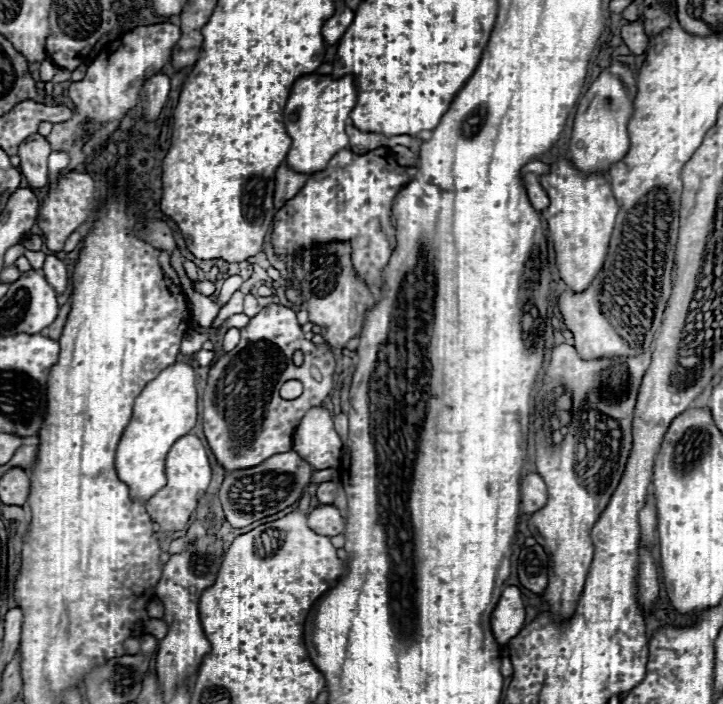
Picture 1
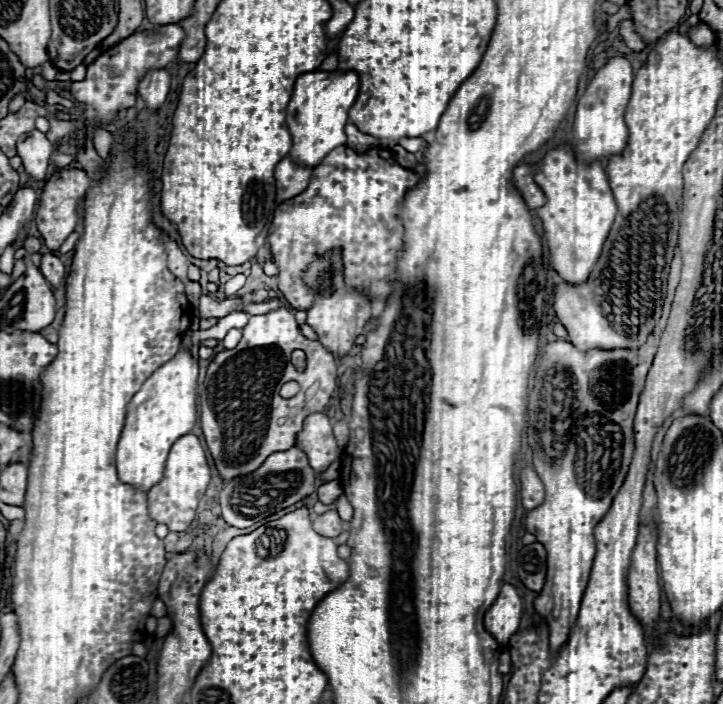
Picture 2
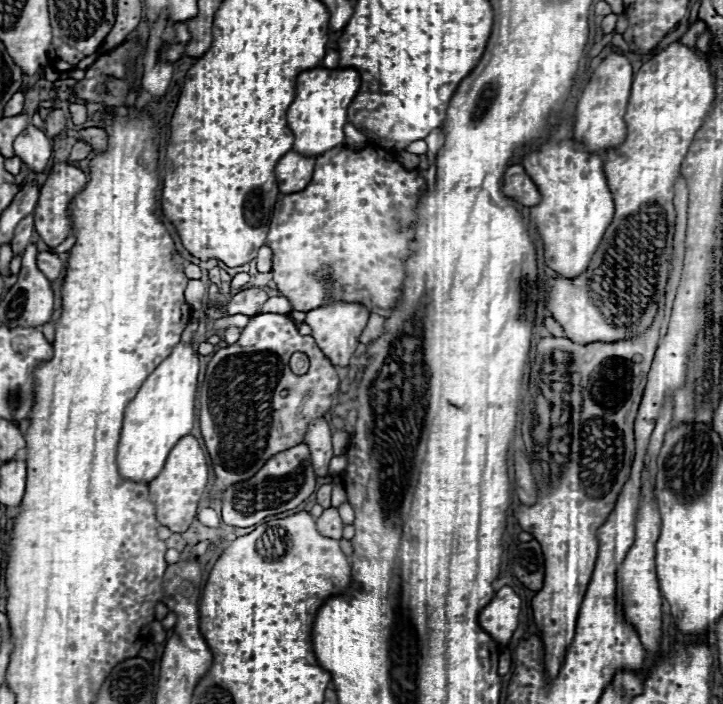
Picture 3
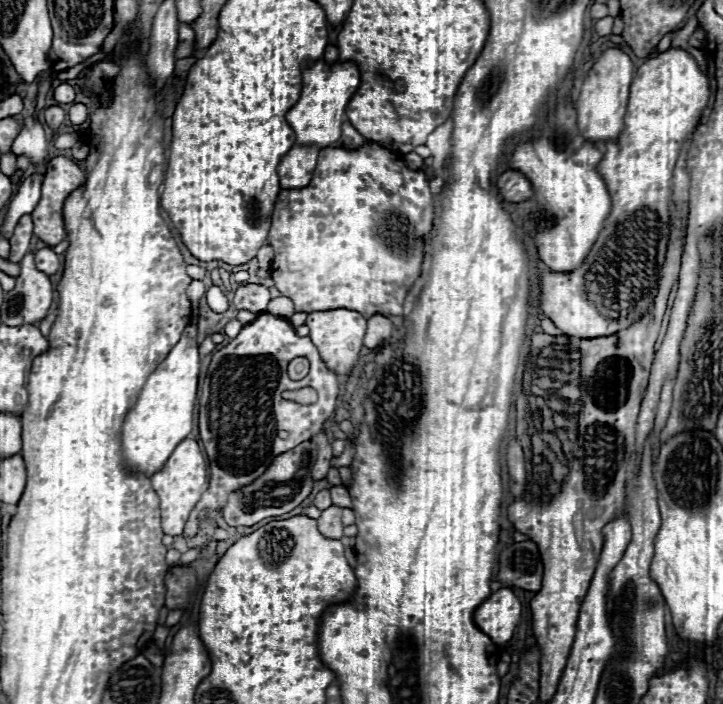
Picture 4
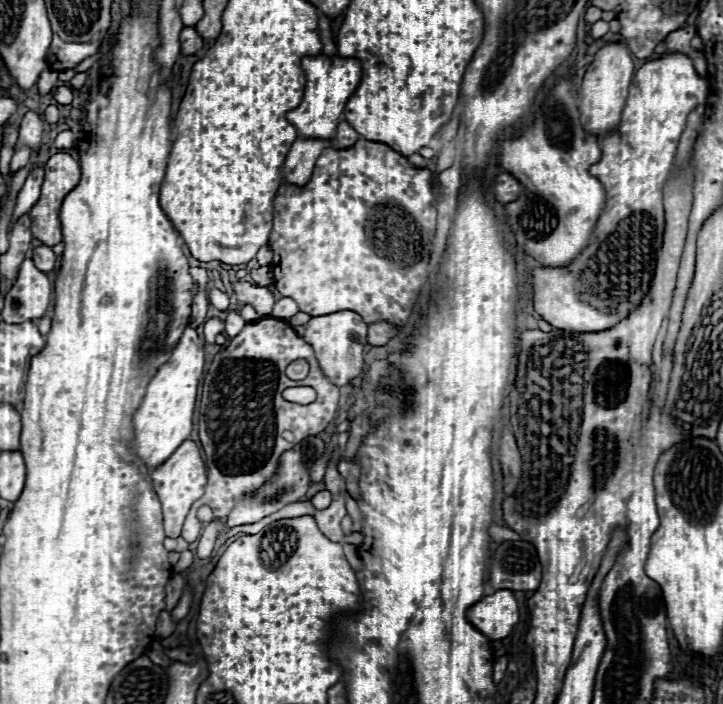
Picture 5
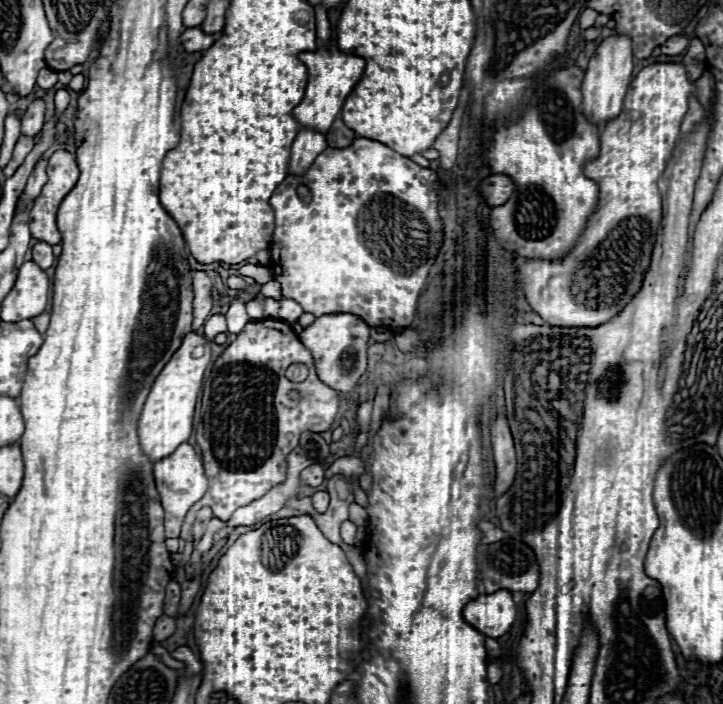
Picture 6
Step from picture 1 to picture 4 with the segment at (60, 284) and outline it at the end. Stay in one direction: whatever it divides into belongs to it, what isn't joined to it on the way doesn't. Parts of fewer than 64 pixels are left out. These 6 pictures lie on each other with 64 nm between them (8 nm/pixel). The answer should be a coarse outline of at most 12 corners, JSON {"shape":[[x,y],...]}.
{"shape":[[52,248],[34,254],[36,268],[52,276],[60,268],[58,254]]}

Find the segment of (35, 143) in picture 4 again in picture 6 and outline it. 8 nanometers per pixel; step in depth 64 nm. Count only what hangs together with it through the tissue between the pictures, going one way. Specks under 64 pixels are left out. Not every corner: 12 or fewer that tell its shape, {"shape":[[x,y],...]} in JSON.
{"shape":[[34,100],[22,116],[22,134],[36,138],[44,124],[46,104]]}

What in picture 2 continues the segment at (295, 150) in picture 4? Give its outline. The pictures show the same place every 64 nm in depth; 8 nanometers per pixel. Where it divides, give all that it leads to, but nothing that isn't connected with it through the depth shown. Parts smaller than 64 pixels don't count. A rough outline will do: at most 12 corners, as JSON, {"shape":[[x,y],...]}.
{"shape":[[290,156],[278,162],[276,202],[306,190],[312,170],[294,166]]}

